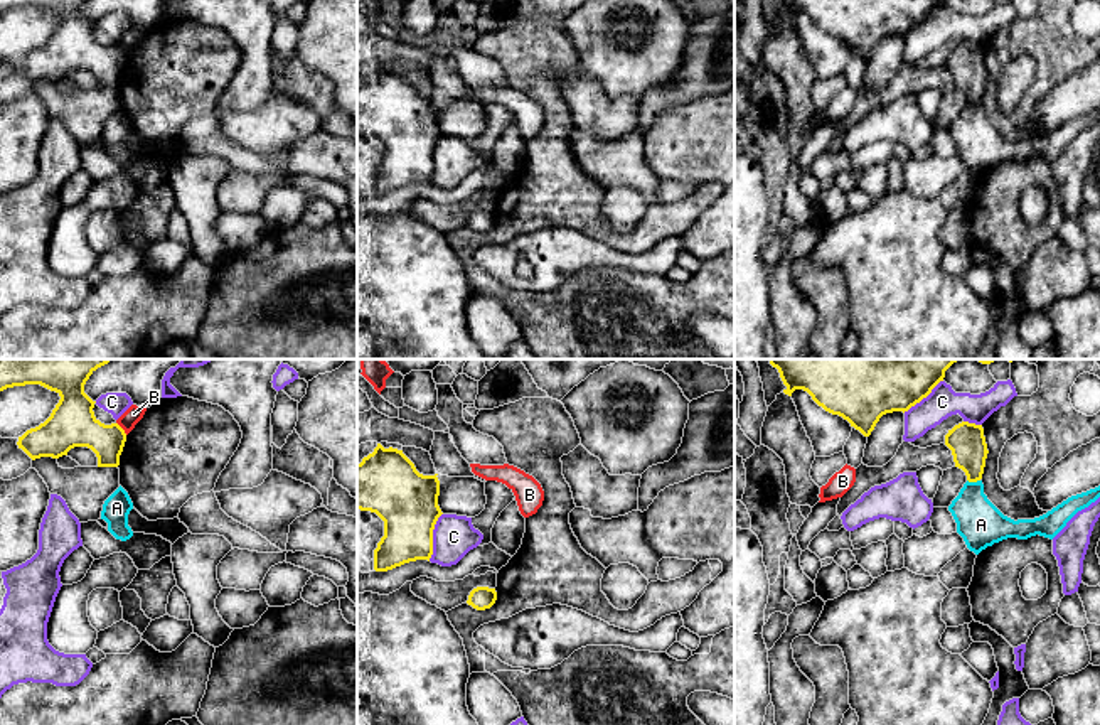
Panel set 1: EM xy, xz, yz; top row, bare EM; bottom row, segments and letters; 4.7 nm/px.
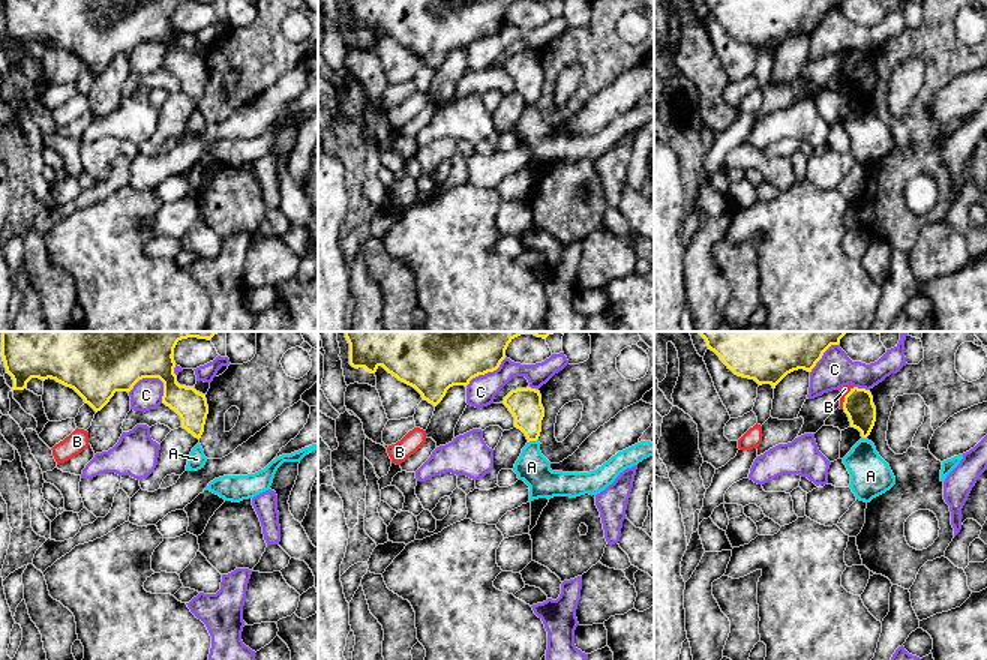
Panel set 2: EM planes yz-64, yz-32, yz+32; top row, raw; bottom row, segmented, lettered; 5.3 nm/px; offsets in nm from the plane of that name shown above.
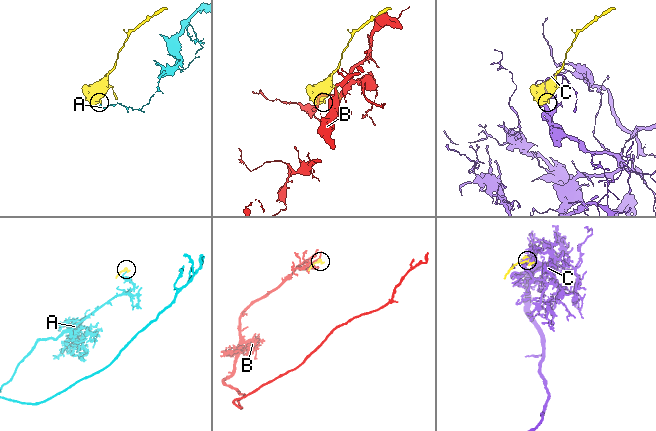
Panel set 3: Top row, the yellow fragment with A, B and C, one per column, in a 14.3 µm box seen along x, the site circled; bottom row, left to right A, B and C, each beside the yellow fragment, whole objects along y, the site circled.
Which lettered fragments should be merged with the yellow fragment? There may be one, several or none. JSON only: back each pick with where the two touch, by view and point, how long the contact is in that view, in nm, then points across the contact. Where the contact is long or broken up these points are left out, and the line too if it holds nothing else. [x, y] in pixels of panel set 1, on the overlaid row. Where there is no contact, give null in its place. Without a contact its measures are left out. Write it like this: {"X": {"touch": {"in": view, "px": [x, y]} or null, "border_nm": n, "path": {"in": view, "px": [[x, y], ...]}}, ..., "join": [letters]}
{"join": []}

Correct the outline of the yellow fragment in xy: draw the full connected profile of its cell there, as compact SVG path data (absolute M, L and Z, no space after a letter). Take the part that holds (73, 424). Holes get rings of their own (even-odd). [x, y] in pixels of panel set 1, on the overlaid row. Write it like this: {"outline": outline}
{"outline": "M0 359L0 391L13 386L40 384L61 396L44 423L19 437L19 448L35 460L40 457L59 459L74 447L88 447L96 454L98 467L118 467L126 433L118 423L101 423L93 411L96 401L84 393L89 376L109 361L113 359Z"}

